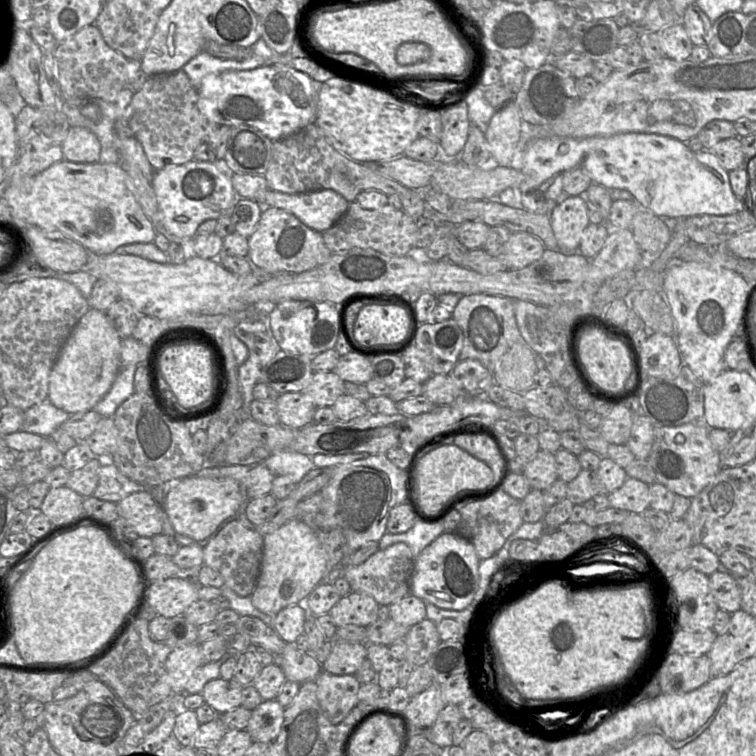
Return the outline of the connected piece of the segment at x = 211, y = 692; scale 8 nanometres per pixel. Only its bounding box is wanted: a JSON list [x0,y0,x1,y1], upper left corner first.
[201,678,244,714]

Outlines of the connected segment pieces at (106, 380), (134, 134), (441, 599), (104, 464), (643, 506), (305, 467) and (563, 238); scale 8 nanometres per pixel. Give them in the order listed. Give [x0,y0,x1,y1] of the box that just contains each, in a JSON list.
[[47,308,121,415],[115,70,208,170],[410,532,480,610],[92,457,150,503],[608,477,650,514],[258,450,315,484],[549,192,590,252]]

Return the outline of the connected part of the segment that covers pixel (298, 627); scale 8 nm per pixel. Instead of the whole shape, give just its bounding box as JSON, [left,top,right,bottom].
[273,601,306,644]

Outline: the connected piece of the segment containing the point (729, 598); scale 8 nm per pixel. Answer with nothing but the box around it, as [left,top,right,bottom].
[709,568,741,614]

